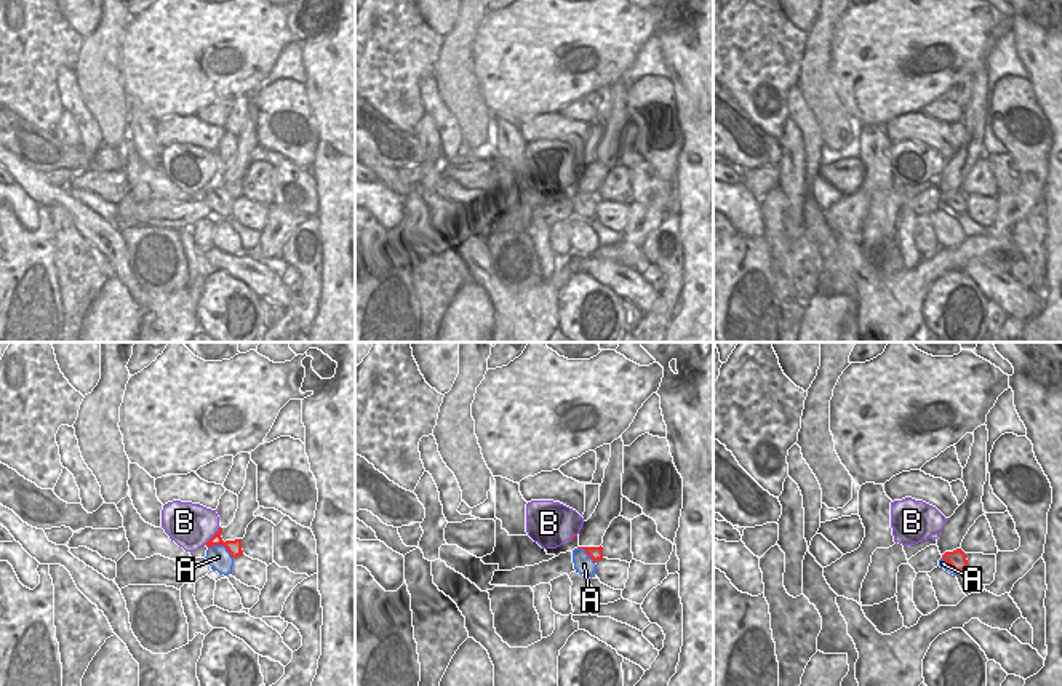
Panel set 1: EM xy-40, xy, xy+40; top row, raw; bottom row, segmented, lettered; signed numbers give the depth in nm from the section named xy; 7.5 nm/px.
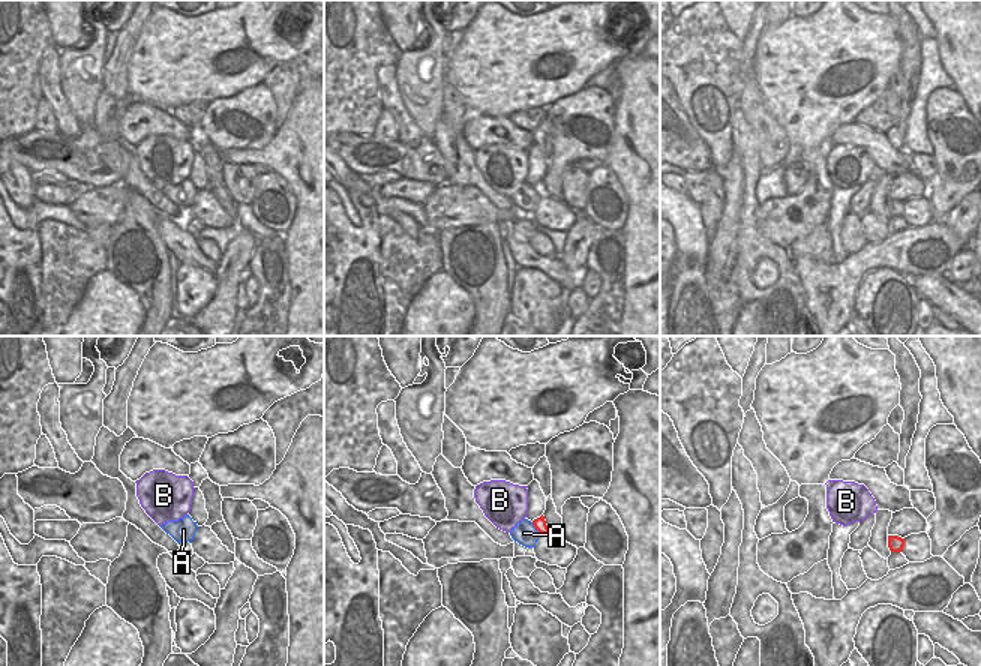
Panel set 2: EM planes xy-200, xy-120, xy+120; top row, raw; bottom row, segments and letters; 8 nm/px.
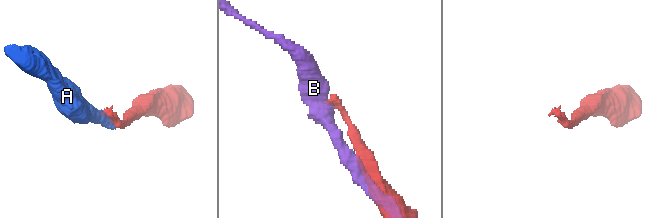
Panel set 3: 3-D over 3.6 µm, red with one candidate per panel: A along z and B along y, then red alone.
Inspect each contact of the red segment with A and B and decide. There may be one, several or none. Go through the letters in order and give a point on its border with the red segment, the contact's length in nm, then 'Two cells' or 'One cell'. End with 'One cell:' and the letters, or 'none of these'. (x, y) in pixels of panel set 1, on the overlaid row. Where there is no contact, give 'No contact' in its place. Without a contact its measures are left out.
A: Touches red at xy-40 (223, 544). Shared border 220 nm. One cell
B: Touches red at xy-40 (213, 536). Shared border 180 nm. Two cells
One cell: A

